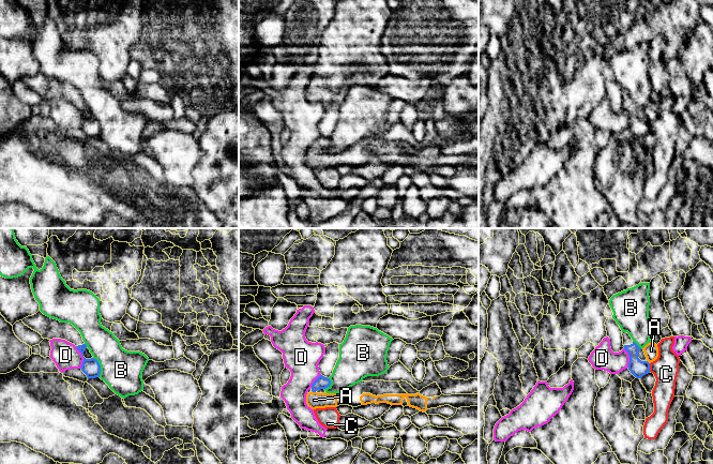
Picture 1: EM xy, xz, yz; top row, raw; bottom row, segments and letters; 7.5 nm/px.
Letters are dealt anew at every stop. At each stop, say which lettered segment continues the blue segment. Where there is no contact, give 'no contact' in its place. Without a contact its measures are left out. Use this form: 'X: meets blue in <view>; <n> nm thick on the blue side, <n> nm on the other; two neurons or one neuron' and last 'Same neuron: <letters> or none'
A: meets blue in xz; 100 nm thick on the blue side, 120 nm on the other; two neurons
B: meets blue in xy; 140 nm thick on the blue side, 300 nm on the other; two neurons
C: meets blue in yz; 120 nm thick on the blue side, 190 nm on the other; two neurons
D: meets blue in xy; 140 nm thick on the blue side, 200 nm on the other; two neurons
Same neuron: none

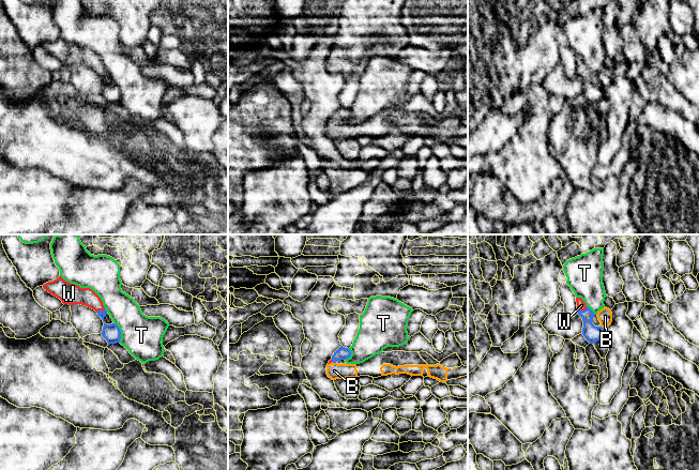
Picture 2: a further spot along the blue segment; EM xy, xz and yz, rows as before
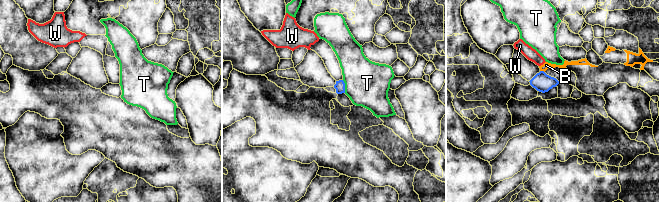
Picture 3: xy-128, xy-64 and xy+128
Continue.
B: meets blue in xz; 100 nm thick on the blue side, 120 nm on the other; two neurons
T: meets blue in xy; 140 nm thick on the blue side, 300 nm on the other; two neurons
W: meets blue in yz; 120 nm thick on the blue side, 70 nm on the other; one neuron
Same neuron: W

